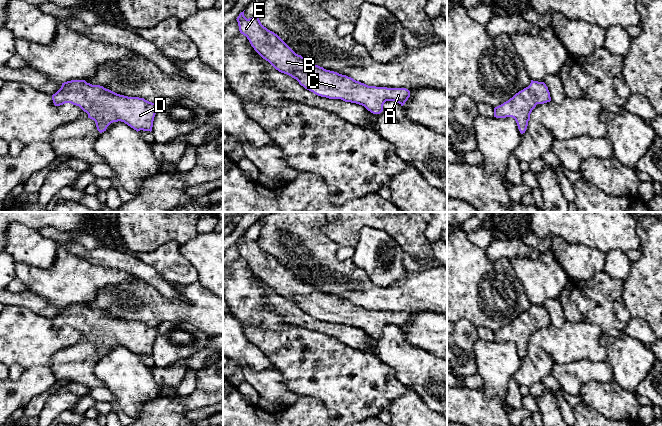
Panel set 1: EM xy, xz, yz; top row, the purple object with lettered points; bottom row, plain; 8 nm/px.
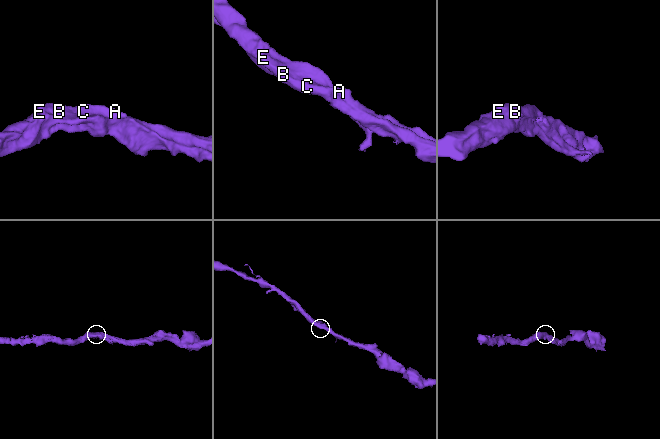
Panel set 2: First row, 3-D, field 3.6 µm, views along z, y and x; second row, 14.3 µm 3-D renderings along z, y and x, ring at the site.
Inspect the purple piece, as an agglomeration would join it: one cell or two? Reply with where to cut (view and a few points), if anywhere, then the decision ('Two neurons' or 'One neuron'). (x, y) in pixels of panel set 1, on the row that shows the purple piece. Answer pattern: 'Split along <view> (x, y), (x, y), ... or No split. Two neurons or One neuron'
No split. One neuron

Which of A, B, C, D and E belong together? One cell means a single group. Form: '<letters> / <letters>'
A B C D E

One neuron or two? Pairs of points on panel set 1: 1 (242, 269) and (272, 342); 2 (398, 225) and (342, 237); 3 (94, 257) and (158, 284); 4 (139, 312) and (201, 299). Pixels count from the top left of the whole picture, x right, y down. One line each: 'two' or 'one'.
1: two
2: one
3: one
4: one

